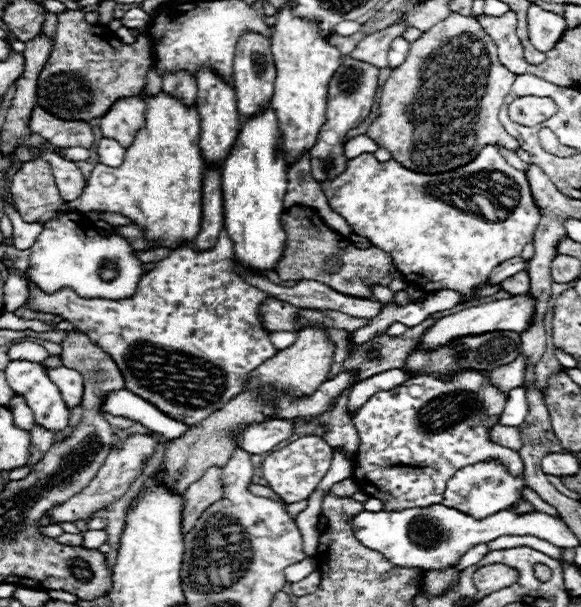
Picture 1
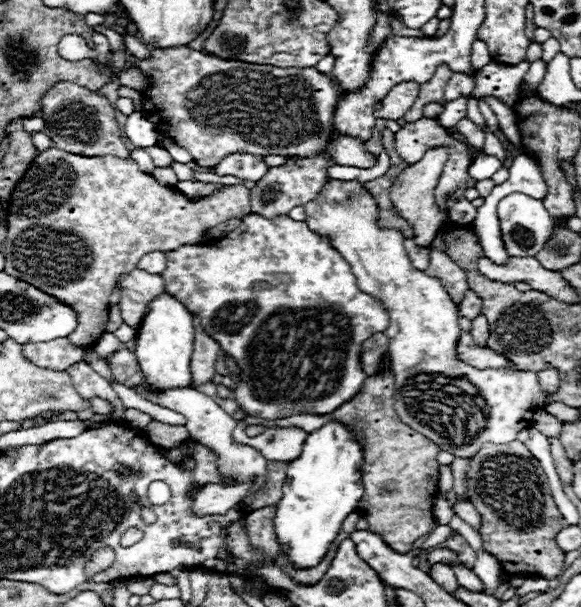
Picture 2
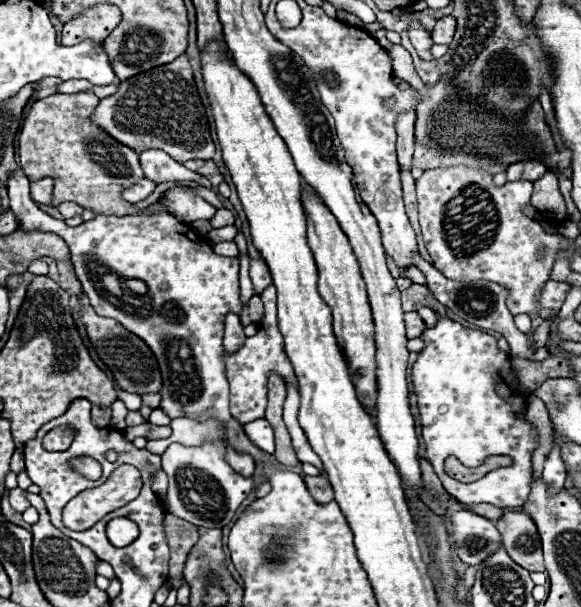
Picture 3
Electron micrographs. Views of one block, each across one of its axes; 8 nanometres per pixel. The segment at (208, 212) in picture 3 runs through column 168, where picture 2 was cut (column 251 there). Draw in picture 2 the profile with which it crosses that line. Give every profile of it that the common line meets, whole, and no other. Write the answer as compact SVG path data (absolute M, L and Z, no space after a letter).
M310 156L310 158L288 158L286 164L278 168L270 168L266 176L262 176L256 186L250 190L250 212L260 214L266 218L288 214L294 206L304 206L306 202L314 200L322 186L330 180L326 170L334 166L334 162L326 156Z

